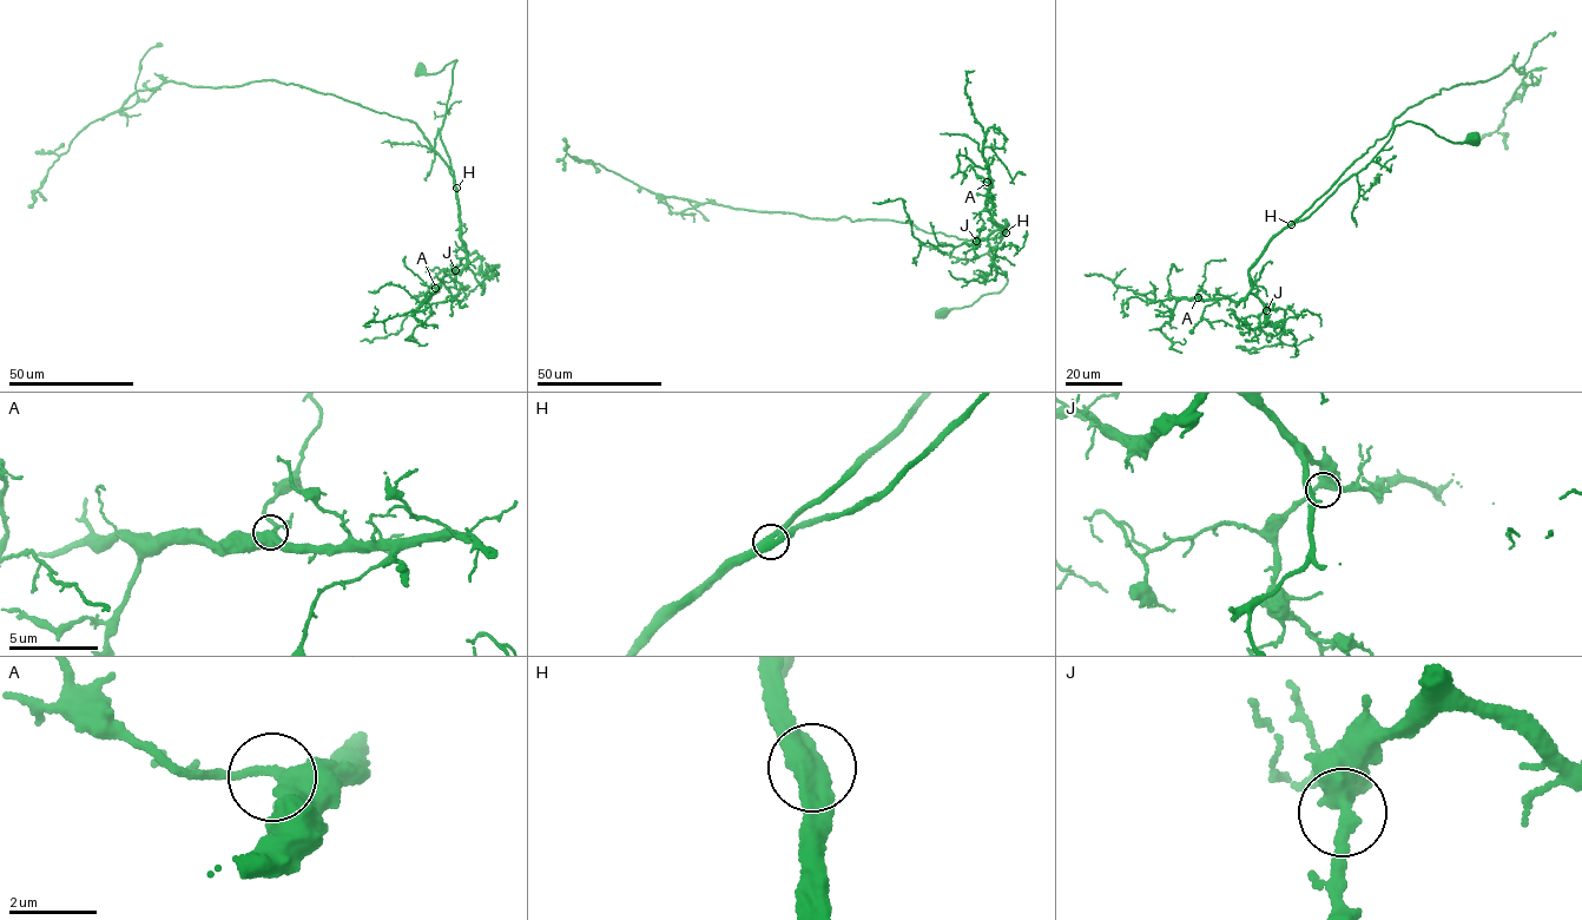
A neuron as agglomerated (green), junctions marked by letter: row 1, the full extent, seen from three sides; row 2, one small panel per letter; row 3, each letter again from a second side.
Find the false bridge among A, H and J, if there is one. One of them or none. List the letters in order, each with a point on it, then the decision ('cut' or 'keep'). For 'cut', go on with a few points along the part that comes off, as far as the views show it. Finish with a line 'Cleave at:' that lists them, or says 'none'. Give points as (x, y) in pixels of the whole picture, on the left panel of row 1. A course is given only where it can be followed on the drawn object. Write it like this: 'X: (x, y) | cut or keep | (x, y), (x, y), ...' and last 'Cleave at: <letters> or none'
A: (435, 288) | keep
H: (456, 188) | keep
J: (455, 270) | keep
Cleave at: none

